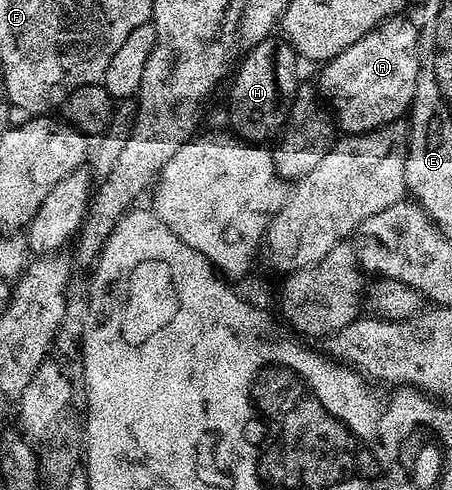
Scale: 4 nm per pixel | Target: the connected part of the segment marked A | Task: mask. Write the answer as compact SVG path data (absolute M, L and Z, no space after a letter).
M403 19L384 20L372 32L367 32L365 38L353 42L349 50L322 65L317 88L333 113L334 123L340 129L343 127L344 133L372 132L410 113L417 90L421 28L416 21L414 24Z

